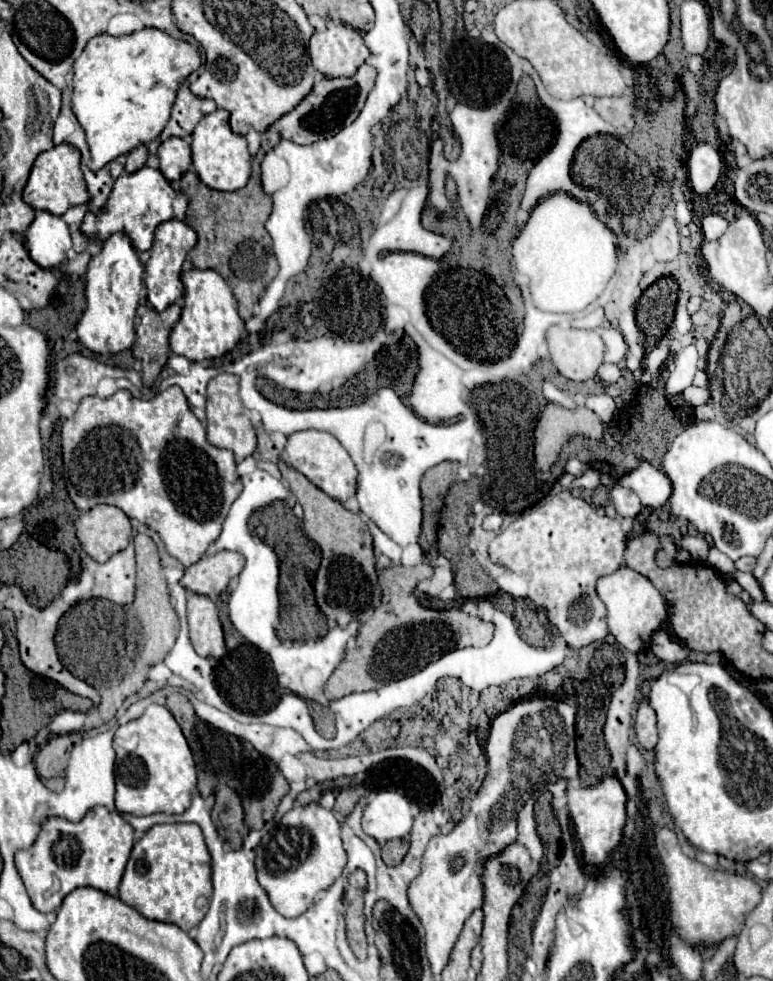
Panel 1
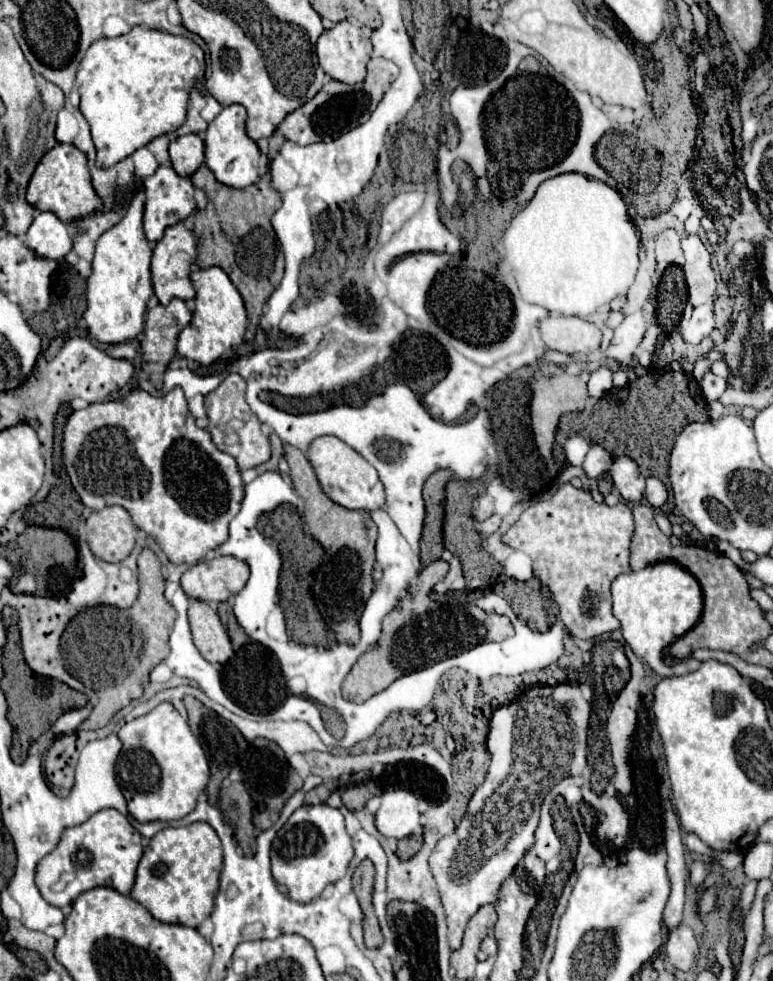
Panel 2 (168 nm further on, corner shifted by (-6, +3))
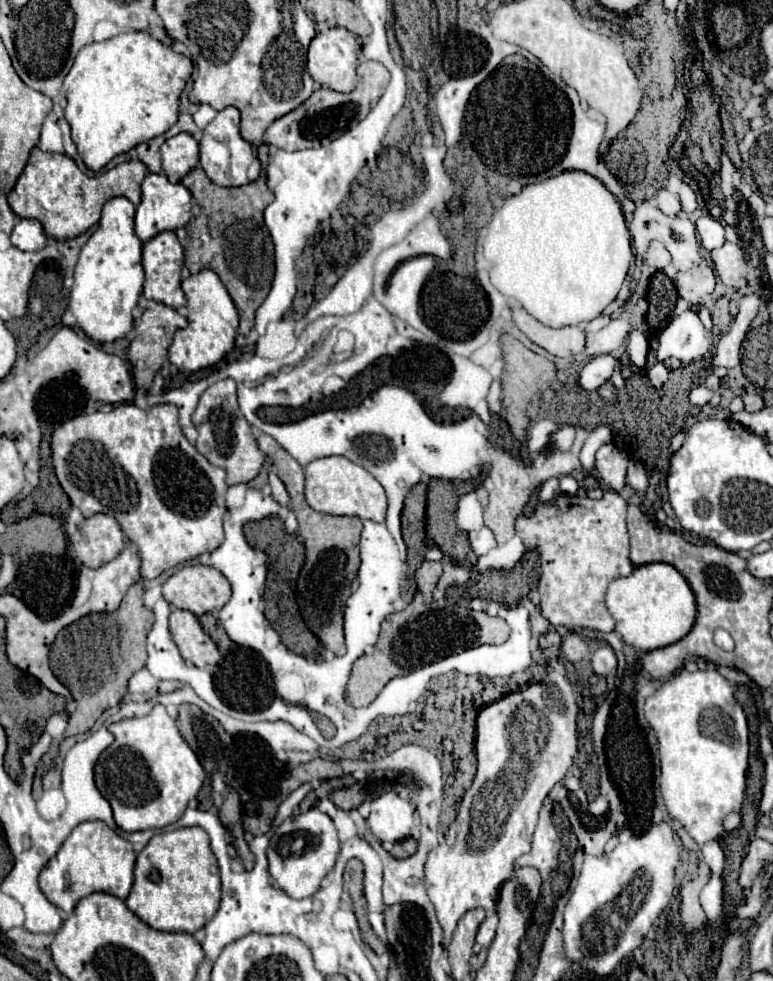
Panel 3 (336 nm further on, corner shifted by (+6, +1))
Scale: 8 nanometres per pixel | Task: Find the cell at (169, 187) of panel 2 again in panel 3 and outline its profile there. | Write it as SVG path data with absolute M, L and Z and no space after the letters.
M148 173L142 183L142 201L136 207L136 235L142 241L152 239L162 231L174 231L190 221L192 195L182 183L170 183L164 173Z

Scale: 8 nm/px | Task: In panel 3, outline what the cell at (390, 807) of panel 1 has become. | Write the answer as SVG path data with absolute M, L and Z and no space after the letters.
M390 790L372 801L370 817L366 821L378 841L396 843L410 837L414 809L396 791Z

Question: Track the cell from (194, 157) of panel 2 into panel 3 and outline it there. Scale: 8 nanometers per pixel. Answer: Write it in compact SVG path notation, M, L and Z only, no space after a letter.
M188 133L170 137L160 147L162 169L172 183L180 183L182 177L198 163L198 143Z

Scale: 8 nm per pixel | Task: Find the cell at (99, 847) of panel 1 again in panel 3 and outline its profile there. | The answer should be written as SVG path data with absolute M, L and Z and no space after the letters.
M84 821L68 835L58 853L42 869L38 883L52 905L70 913L80 897L94 891L104 891L126 899L134 881L134 861L136 855L130 841L122 839L116 831L104 825L104 821Z

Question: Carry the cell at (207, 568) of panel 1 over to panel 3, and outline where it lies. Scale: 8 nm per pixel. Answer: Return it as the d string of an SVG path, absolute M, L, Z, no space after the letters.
M210 565L184 567L164 583L164 599L194 615L222 609L230 595L232 587L228 585L228 579Z

